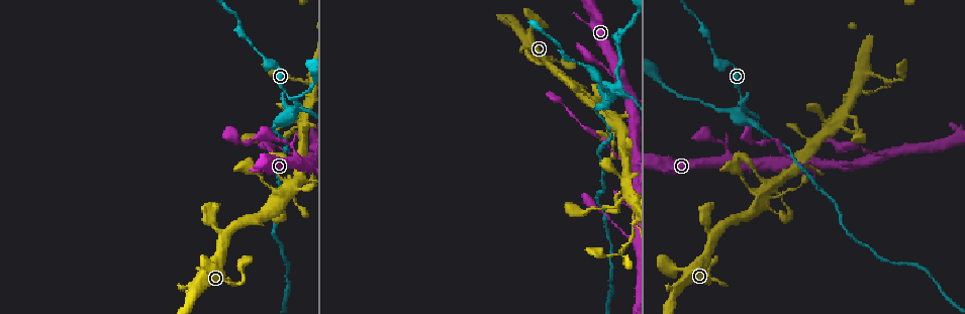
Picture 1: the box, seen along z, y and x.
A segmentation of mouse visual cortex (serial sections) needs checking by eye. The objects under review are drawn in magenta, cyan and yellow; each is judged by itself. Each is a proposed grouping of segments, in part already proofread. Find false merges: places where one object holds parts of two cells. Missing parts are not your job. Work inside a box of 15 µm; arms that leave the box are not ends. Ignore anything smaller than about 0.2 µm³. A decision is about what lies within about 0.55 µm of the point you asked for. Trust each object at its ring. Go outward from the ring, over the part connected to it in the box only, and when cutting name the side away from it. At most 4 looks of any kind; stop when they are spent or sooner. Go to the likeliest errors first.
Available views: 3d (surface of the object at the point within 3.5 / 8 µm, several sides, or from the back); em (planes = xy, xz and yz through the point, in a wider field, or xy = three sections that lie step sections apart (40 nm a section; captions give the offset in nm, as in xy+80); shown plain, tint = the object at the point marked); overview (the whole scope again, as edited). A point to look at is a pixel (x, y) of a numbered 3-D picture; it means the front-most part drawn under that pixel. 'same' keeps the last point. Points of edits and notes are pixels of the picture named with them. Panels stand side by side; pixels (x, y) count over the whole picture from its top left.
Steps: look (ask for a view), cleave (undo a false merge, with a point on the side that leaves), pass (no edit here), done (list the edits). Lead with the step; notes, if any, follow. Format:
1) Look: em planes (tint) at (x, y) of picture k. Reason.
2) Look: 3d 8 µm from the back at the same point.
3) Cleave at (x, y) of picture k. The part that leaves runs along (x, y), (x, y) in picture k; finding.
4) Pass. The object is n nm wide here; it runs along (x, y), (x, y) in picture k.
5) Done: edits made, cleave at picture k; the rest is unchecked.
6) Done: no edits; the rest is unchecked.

Look: 3d 3.5 µm at (812, 164) of picture 1. Sudden change in width.

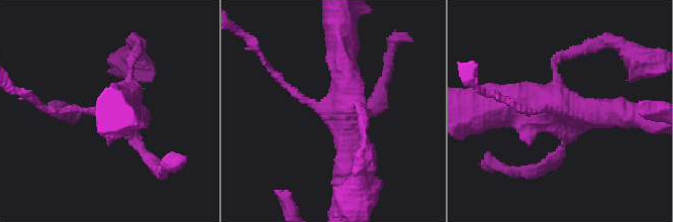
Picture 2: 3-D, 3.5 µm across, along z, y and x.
Look: em planes (tint) at (316, 107) of picture 2.

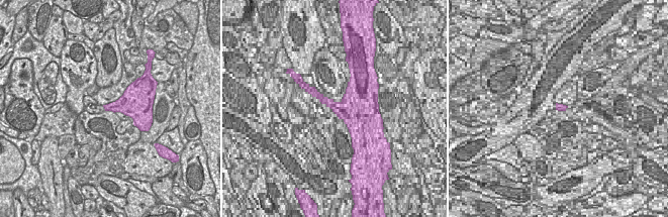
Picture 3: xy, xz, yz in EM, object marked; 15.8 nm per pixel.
Pass. It runs along (346, 72), (349, 108), (324, 108), (265, 65) in picture 2; all the same cell.

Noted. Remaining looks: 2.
Look: 3d 3.5 µm at (620, 85) of picture 1. Small branch off a trunk.

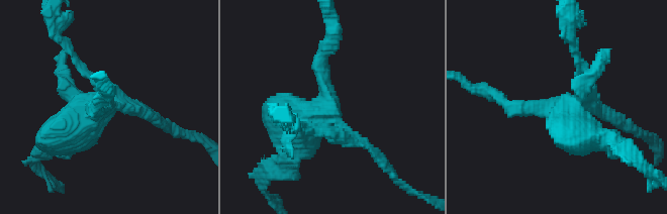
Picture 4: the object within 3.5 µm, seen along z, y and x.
Look: em xy step 5 (tint) at (565, 108) of picture 4.

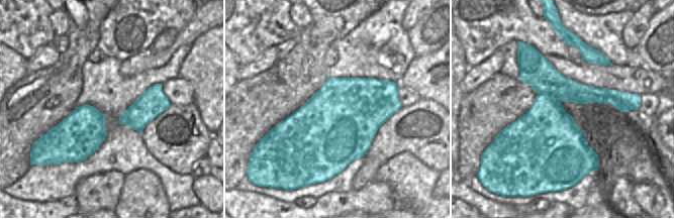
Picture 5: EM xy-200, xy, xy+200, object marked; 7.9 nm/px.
Cleave at (84, 107) of picture 4. A second cell is stuck on.

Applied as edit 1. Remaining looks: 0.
Done: edits made, cleave at picture 4; the rest is unchecked.

